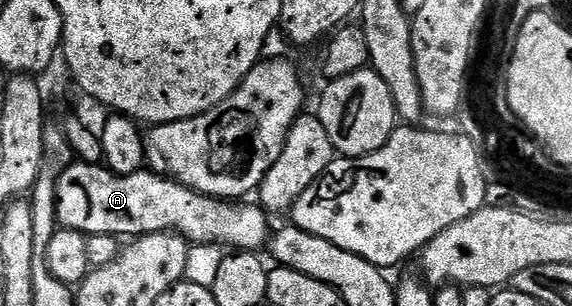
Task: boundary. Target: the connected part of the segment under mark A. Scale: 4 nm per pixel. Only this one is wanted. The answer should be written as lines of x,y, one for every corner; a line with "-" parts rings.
74,161
68,168
65,169
65,171
62,173
62,177
58,181
58,205
56,206
56,217
59,223
60,227
68,227
72,231
80,231
83,235
89,236
89,235
114,235
117,237
123,237
123,235
128,235
127,237
139,237
141,235
153,235
154,233
158,231
175,231
177,235
181,235
183,239
188,240
189,244
195,245
198,243
214,243
217,244
225,249
235,249
238,251
255,251
259,252
261,250
260,247
267,248
270,243
270,230
268,231
268,219
269,216
266,214
263,207
259,205
253,205
253,207
240,207
244,205
237,205
235,202
232,201
225,201
222,199
213,199
211,195
199,195
197,191
191,191
189,187
184,187
180,183
176,182
175,179
167,178
163,175
156,174
155,171
151,169
145,169
142,171
139,171
138,173
130,173
129,175
113,175
111,171
108,170
107,167
101,165
100,163
82,163
79,161

